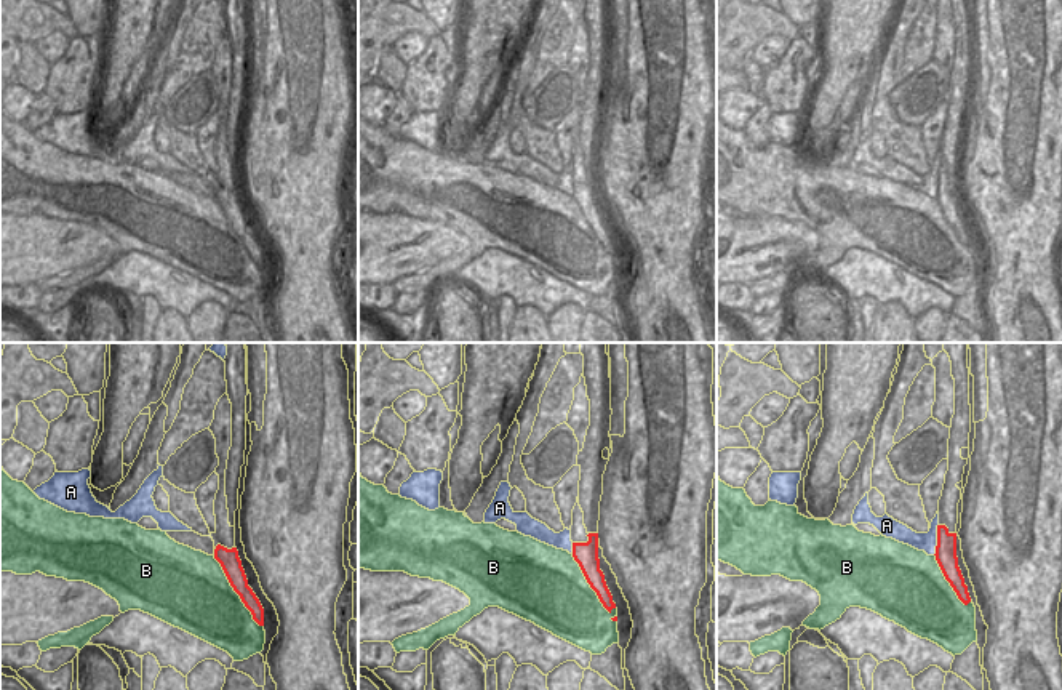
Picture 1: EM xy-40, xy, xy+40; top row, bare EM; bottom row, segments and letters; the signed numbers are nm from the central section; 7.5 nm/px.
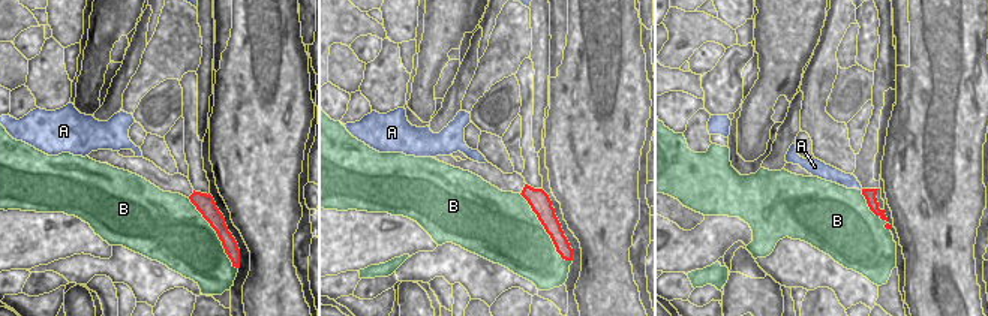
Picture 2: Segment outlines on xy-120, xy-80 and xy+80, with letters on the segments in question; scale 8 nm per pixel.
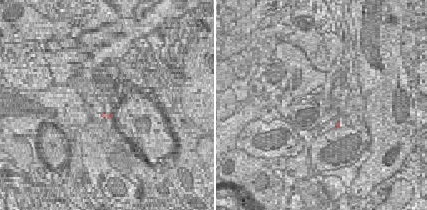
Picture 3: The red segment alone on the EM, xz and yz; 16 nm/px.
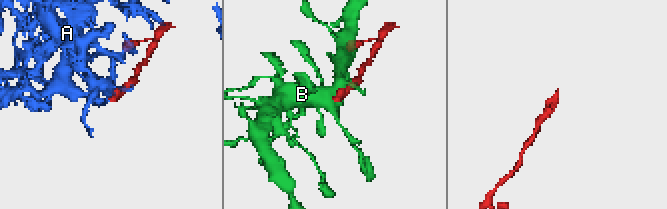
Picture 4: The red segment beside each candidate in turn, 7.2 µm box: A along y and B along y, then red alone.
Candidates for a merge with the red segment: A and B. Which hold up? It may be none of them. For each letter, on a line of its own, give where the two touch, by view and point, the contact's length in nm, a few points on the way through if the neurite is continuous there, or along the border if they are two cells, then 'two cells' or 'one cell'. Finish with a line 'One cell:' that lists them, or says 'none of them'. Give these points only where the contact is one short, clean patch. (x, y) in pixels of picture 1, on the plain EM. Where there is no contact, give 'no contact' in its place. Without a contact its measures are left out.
A: meets red in xy+40 at (938, 181); contact 240 nm long; border along xy+40 (938, 165), (938, 186), (933, 196); two cells
B: meets red in xy-40 at (235, 232); contact 650 nm long; two cells
One cell: none of them

